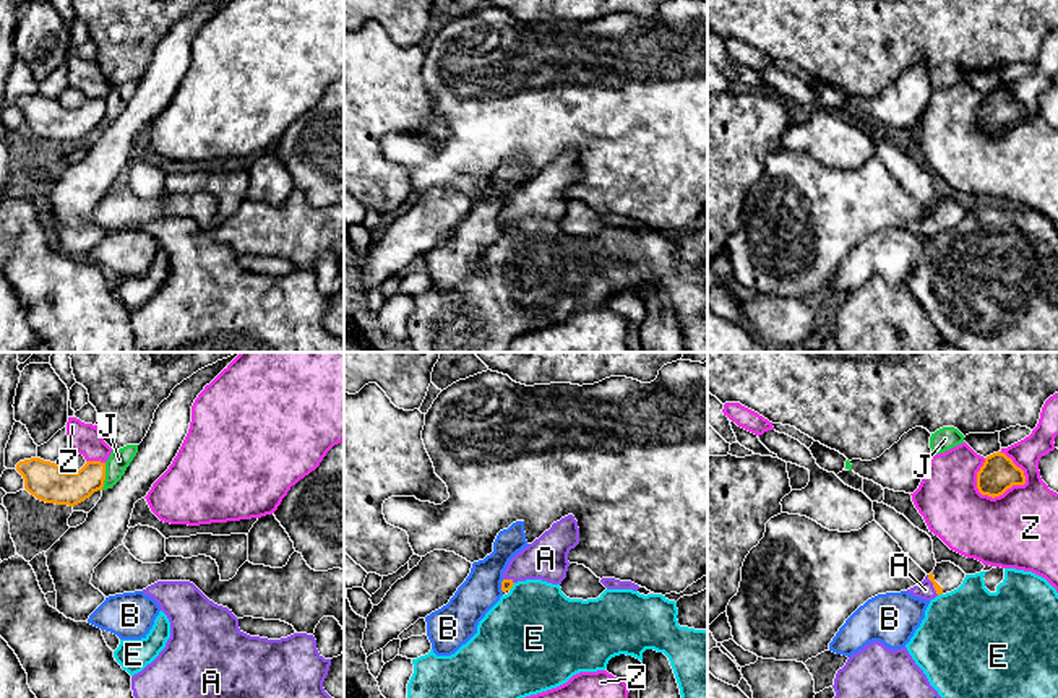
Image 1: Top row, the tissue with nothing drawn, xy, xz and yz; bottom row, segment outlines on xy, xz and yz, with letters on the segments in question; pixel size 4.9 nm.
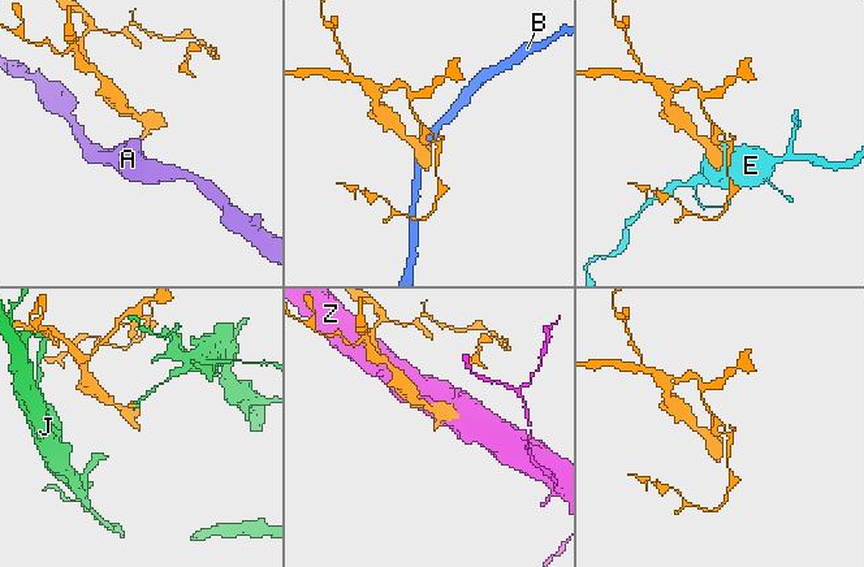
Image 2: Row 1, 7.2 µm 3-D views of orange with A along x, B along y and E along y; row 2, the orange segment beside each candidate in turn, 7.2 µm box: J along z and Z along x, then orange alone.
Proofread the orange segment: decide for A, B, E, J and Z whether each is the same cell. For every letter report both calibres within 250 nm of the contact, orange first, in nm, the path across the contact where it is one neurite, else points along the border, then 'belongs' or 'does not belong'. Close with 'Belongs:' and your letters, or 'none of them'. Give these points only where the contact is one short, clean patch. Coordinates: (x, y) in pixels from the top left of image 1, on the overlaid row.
A: 40 nm thick on the orange side, 90 nm on the other; runs through yz (937, 586), (933, 585), (925, 590); belongs
B: 60 nm thick on the orange side, 190 nm on the other; border along xz (503, 580), (502, 591); does not belong
E: 60 nm thick on the orange side, 460 nm on the other; border along xz (515, 583), (508, 590); does not belong
J: 170 nm thick on the orange side, 110 nm on the other; does not belong
Z: 180 nm thick on the orange side, 380 nm on the other; does not belong
Belongs: A

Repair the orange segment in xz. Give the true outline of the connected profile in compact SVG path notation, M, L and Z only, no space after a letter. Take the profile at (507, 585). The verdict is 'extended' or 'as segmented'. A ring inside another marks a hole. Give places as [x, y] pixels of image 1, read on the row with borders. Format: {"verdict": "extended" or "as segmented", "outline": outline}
{"verdict": "extended", "outline": "M568 515L510 560L503 571L501 591L506 592L514 583L526 580L561 584L571 565L568 554L578 544L578 521Z"}

